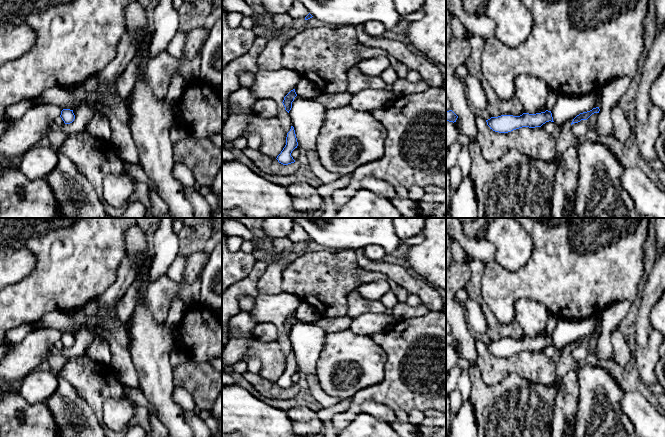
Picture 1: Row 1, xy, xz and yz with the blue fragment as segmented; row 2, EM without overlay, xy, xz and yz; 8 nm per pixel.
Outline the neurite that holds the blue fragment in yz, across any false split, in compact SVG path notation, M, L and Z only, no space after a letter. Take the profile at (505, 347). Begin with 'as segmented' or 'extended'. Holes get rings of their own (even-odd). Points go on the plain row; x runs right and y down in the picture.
as segmented; M548 334L536 338L523 337L520 340L501 339L486 344L490 353L499 357L508 357L522 351L541 351L549 345L554 346L552 337Z

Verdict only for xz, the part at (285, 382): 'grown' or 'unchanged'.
unchanged

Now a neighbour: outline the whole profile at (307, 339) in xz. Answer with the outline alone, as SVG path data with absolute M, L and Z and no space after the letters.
M295 323L289 339L298 369L305 375L317 374L316 365L324 345L326 332L316 323Z

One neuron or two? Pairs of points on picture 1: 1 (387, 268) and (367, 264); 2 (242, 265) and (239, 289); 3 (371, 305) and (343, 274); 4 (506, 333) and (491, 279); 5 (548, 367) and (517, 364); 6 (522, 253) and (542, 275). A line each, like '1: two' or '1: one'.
1: one
2: two
3: two
4: two
5: one
6: two

